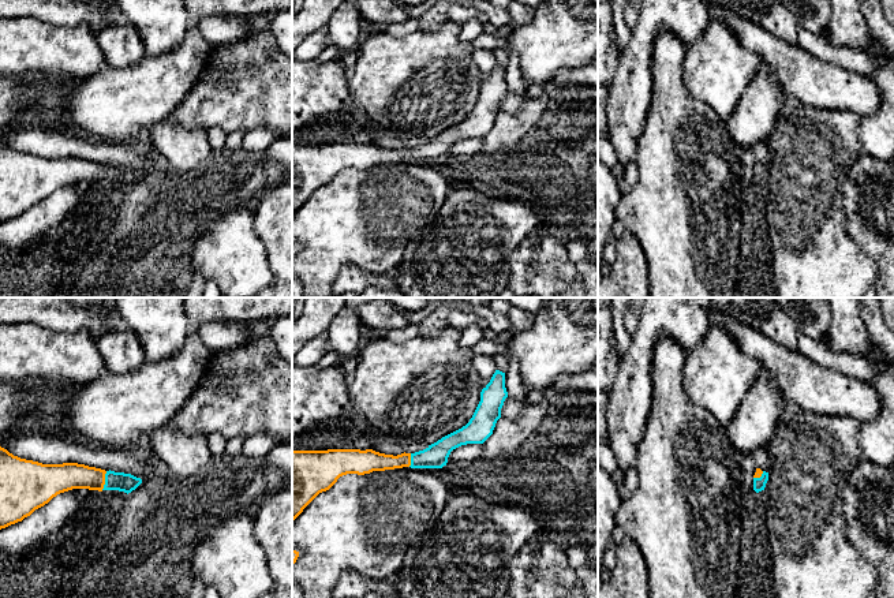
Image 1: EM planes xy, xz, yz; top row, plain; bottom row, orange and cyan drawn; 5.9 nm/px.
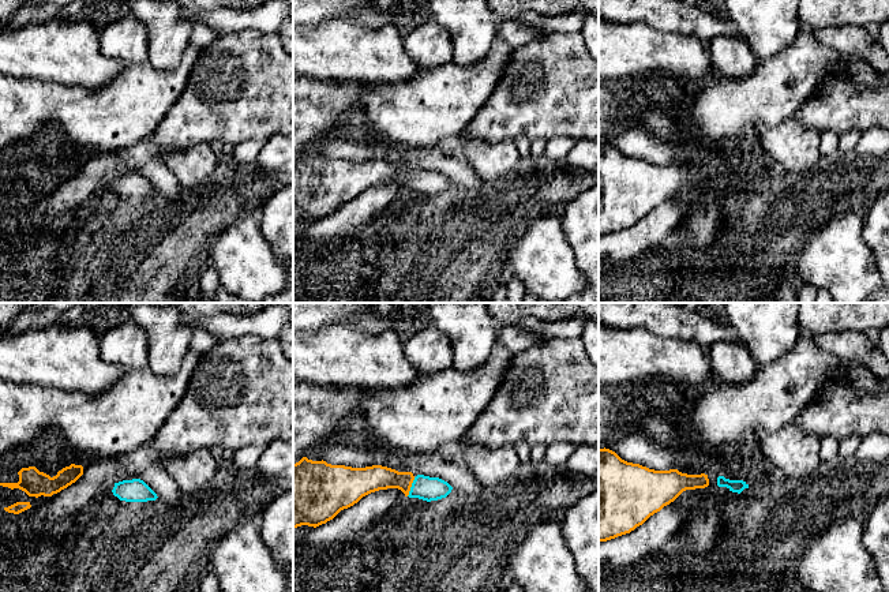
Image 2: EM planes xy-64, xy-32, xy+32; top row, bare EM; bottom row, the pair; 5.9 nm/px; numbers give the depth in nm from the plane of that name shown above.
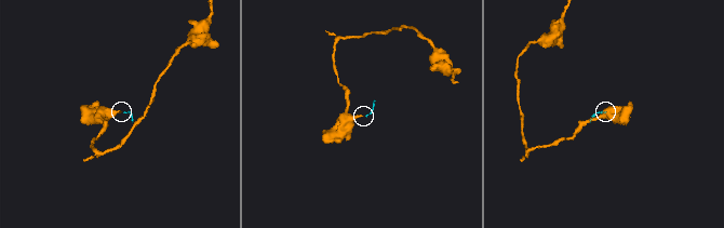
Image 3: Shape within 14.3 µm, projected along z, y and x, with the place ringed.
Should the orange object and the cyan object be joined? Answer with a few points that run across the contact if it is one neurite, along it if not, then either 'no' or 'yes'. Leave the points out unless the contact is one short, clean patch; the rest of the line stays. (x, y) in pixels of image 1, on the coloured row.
line xy (64, 477), (89, 477), (104, 481), (113, 481); yes

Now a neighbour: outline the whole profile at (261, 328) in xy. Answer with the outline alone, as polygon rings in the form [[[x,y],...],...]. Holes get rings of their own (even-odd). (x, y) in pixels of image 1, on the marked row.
[[[257,321],[239,324],[247,328],[255,336],[268,336],[273,321]]]

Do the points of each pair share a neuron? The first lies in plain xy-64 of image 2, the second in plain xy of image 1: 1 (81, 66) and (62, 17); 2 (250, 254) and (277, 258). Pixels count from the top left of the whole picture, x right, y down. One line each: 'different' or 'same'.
1: different
2: different

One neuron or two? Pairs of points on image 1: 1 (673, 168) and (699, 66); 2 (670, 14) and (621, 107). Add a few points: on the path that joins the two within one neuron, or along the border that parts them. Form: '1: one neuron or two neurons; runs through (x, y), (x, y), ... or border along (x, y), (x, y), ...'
1: two neurons; border along (683, 64), (684, 89), (718, 114)
2: one neuron; runs through (646, 34), (642, 38), (633, 62), (633, 82)

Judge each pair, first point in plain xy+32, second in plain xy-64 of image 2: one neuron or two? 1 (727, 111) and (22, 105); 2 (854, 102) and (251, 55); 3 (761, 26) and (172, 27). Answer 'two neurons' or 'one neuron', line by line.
1: one neuron
2: one neuron
3: one neuron

